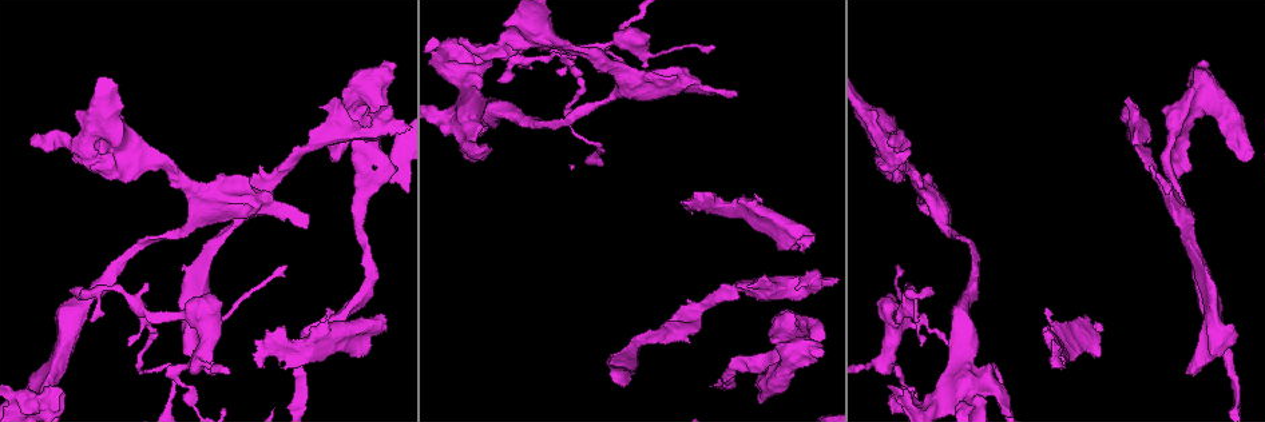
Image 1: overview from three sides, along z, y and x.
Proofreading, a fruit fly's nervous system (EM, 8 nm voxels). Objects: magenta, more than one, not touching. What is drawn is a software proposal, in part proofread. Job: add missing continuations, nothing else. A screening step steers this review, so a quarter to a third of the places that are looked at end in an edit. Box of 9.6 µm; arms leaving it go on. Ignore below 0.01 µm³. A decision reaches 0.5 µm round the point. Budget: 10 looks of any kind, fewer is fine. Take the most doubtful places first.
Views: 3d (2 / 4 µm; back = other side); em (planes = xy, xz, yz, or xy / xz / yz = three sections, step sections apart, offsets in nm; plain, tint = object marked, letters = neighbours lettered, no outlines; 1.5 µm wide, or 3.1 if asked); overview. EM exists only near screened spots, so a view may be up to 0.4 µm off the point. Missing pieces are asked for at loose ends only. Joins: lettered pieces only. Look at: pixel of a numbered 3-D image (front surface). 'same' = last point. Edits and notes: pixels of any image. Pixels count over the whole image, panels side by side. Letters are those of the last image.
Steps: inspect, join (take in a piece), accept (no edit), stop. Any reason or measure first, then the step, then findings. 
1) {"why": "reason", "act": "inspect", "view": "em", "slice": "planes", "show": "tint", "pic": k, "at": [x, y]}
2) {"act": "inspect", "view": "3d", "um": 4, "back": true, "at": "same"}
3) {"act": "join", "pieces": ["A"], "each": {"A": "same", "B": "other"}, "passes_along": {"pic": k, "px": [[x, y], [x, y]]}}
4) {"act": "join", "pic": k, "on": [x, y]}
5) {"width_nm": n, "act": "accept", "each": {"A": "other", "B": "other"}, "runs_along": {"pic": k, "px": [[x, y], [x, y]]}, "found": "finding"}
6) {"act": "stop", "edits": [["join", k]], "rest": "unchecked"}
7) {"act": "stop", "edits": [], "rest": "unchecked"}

{"why": "end of a long branch", "act": "inspect", "view": "em", "slice": "xz", "step": 4, "show": "tint", "pic": 1, "at": [1186, 373]}

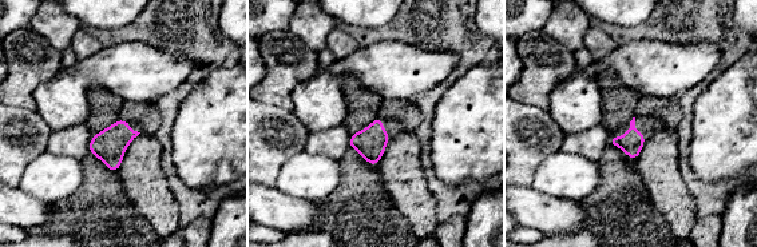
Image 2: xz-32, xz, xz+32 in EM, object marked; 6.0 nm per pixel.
{"why": "another direction", "act": "inspect", "view": "em", "slice": "planes", "show": "letters", "at": "same"}

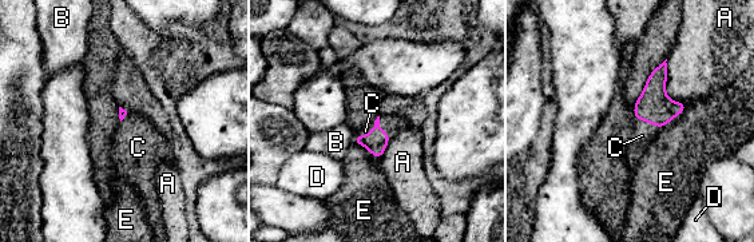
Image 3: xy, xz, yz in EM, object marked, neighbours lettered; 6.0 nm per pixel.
{"act": "join", "pieces": ["C"], "each": {"A": "other", "B": "other", "C": "same", "D": "other", "E": "other"}, "passes_along": {"pic": 3, "px": [[376, 142], [366, 135], [365, 131]]}, "found": "it goes on there"}

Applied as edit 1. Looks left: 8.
{"why": "thick end", "act": "inspect", "view": "em", "slice": "planes", "show": "letters", "pic": 1, "at": [332, 161]}

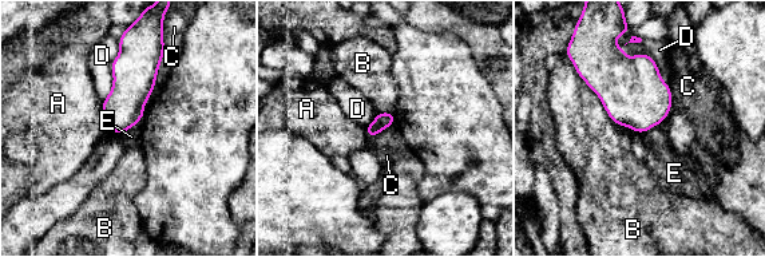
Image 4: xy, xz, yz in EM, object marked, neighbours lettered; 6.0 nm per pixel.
{"act": "accept", "each": {"A": "other", "B": "other", "C": "other", "D": "other", "E": "other"}, "border": {"pic": 4, "px": [[100, 106], [108, 129]]}, "found": "no lettered piece goes on from it"}

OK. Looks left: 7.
{"why": "free end", "act": "inspect", "view": "3d", "um": 2, "pic": 1, "at": [730, 98]}

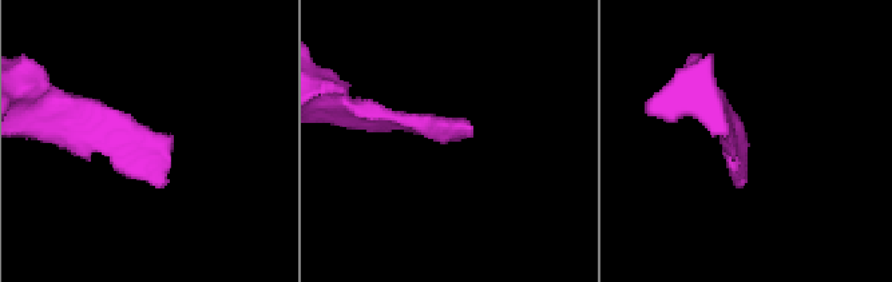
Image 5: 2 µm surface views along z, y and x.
{"why": "now the EM", "act": "inspect", "view": "em", "slice": "planes", "show": "letters", "pic": 5, "at": [155, 182]}

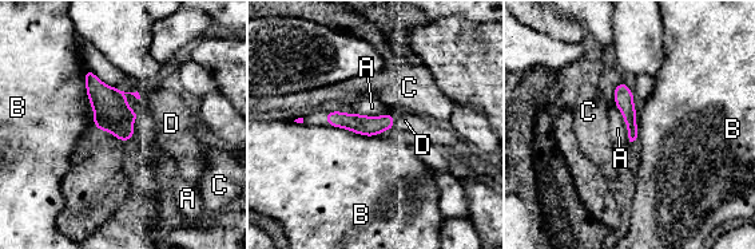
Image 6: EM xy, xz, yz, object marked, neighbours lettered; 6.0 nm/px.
{"act": "join", "pieces": ["D"], "each": {"A": "other", "B": "other", "C": "other", "D": "same"}, "found": "it goes on there"}

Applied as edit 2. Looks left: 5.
{"why": "an open end", "act": "inspect", "view": "em", "slice": "xz", "step": 4, "show": "letters", "pic": 1, "at": [813, 234]}

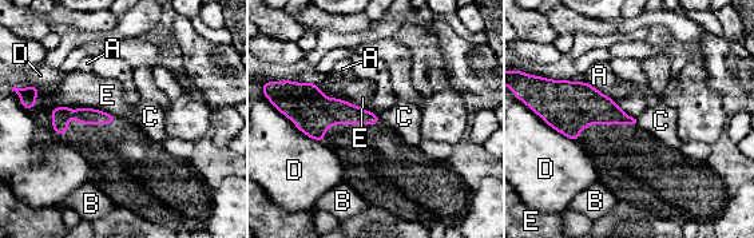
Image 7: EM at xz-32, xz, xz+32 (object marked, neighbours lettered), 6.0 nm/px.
{"act": "accept", "each": {"A": "other", "B": "other", "C": "other", "D": "other", "E": "other"}, "border": {"pic": 7, "px": [[379, 115], [383, 122]]}, "found": "none of them fits"}

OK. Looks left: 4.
{"act": "stop", "edits": [["join", 3], ["join", 6]], "rest": "unchecked"}

